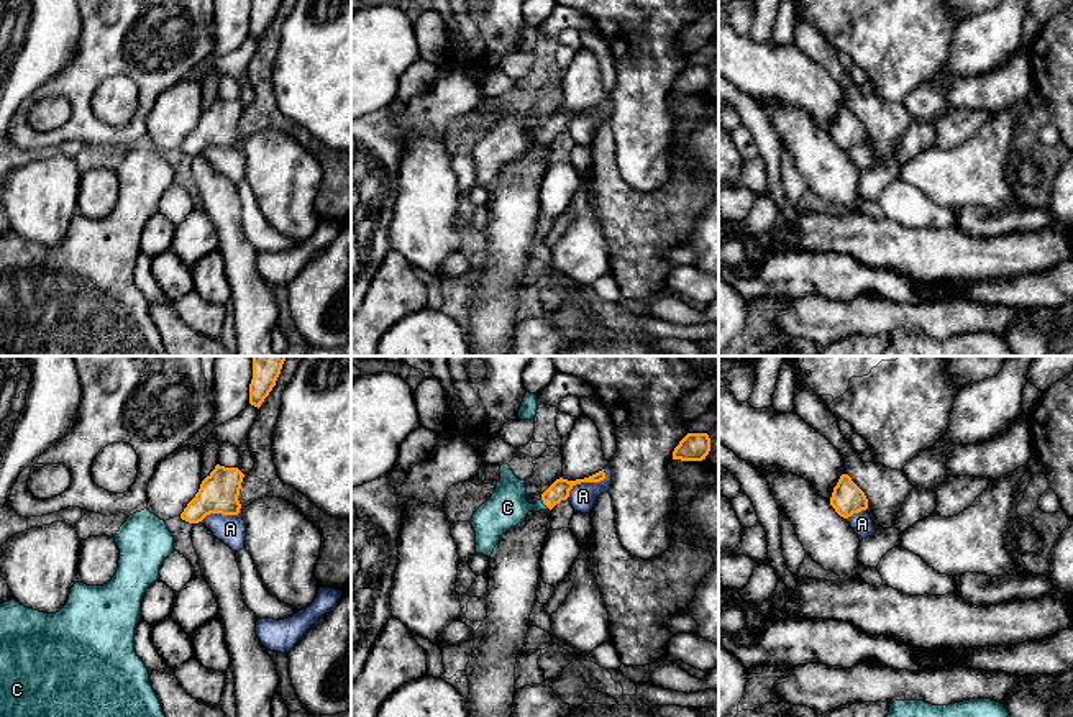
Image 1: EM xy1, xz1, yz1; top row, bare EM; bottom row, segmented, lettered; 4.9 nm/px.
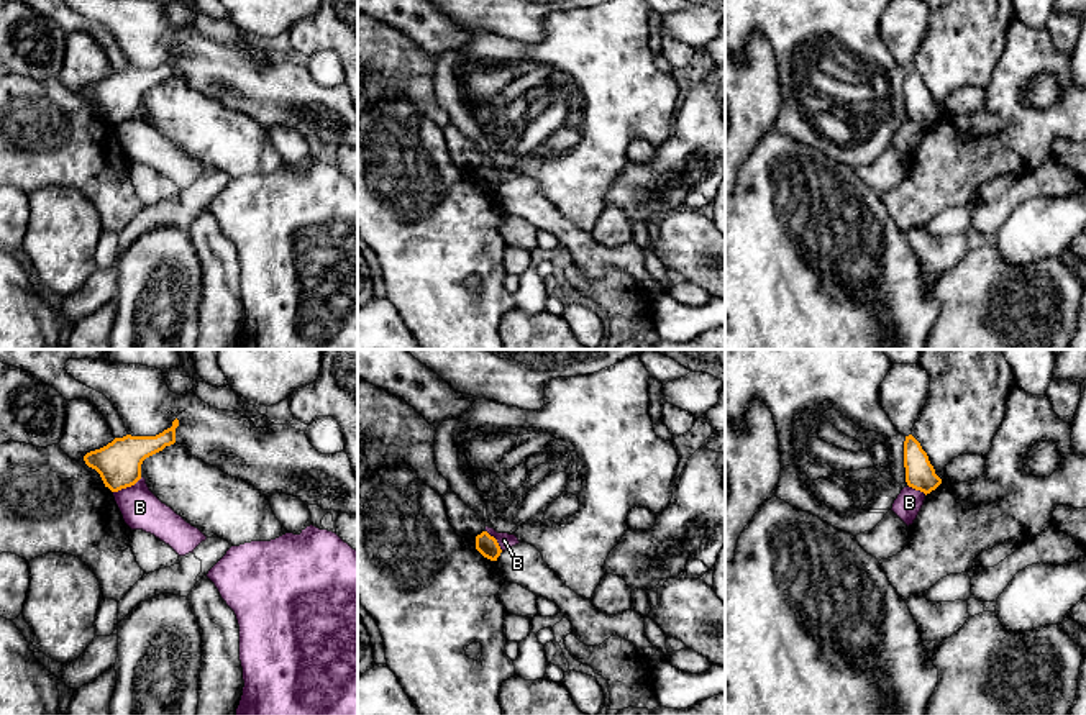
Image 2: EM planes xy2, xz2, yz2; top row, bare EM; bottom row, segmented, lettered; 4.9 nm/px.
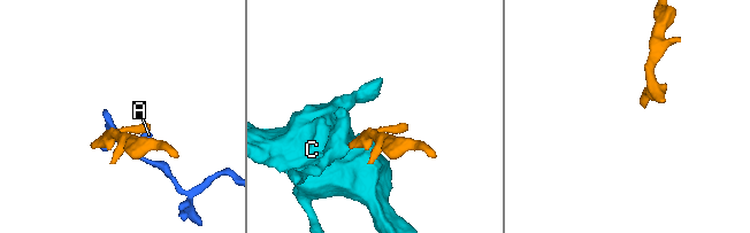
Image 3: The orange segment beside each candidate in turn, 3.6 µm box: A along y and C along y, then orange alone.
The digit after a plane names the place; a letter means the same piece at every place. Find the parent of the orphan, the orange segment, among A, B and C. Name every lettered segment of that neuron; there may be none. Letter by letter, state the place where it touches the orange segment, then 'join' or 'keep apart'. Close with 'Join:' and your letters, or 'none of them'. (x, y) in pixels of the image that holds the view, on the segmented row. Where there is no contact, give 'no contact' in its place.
A: meets orange in xz1 at (588, 481); keep apart
B: meets orange in xy2 at (127, 486); keep apart
C: meets orange in xz1 at (545, 504); join
Join: C

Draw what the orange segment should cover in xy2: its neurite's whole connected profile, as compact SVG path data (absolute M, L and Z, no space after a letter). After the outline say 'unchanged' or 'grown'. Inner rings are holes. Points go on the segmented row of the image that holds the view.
M179 420L172 421L172 426L164 430L156 436L131 436L126 435L123 438L115 438L107 446L90 451L84 456L84 461L89 467L95 469L105 487L112 492L118 492L121 489L135 485L141 479L141 464L146 458L162 451L166 446L176 443L176 428L179 426Z; unchanged

